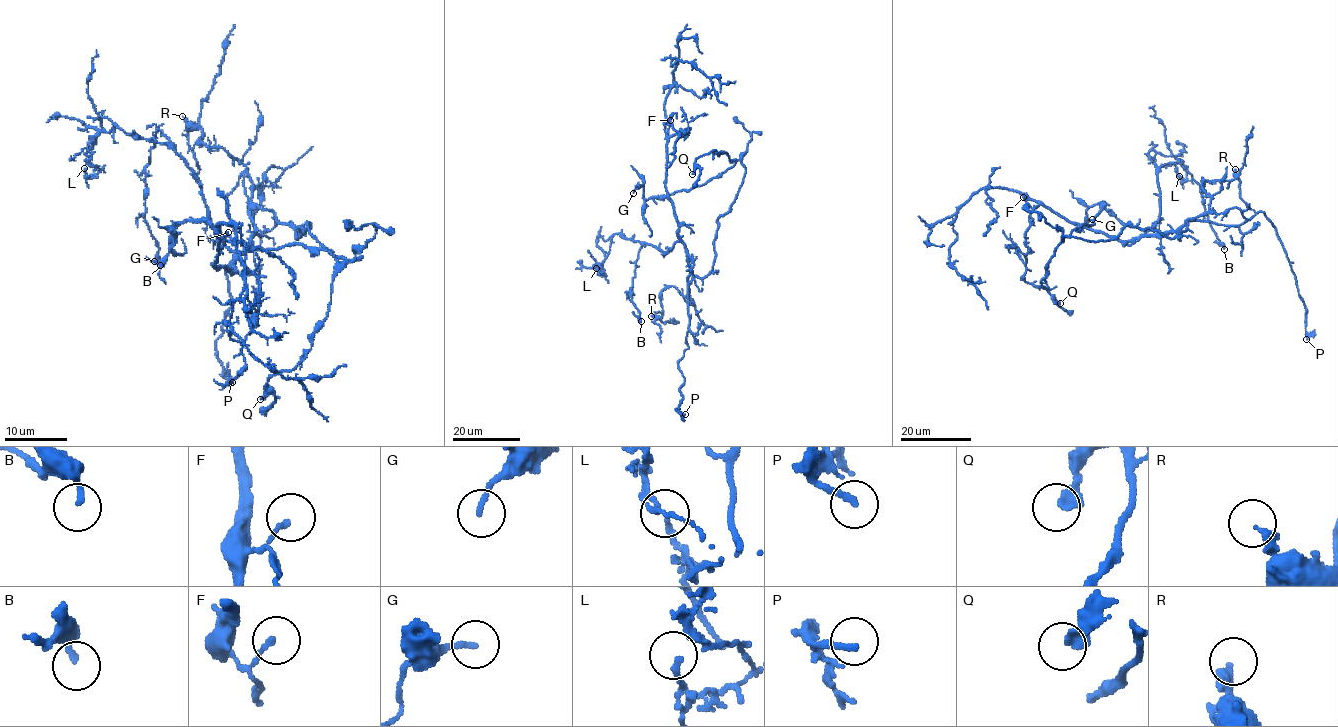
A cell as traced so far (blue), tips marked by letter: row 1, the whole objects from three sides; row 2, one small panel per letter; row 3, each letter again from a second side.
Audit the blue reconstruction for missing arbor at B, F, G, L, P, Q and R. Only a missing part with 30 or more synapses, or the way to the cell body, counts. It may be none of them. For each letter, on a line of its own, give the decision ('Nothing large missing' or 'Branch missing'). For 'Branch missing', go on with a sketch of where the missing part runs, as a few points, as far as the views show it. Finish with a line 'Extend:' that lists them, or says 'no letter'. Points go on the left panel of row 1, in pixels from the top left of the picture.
B: Nothing large missing
F: Nothing large missing
G: Nothing large missing
L: Nothing large missing
P: Branch missing
Q: Nothing large missing
R: Nothing large missing
Extend: P

